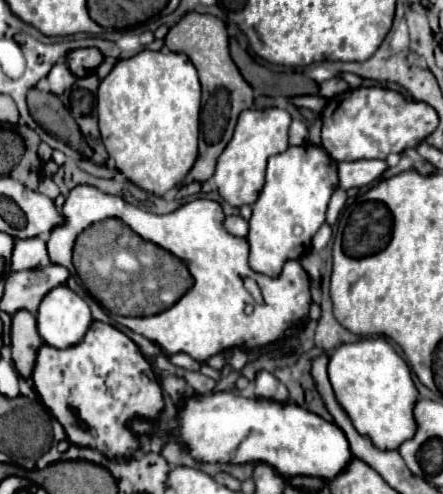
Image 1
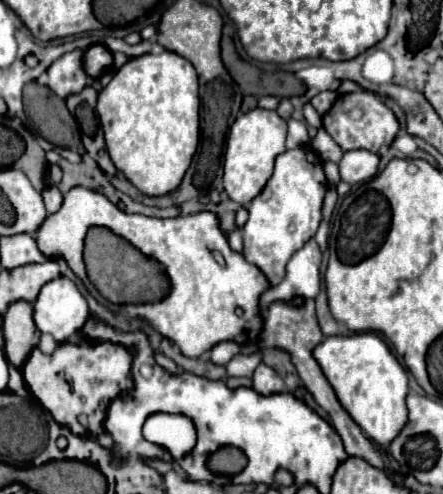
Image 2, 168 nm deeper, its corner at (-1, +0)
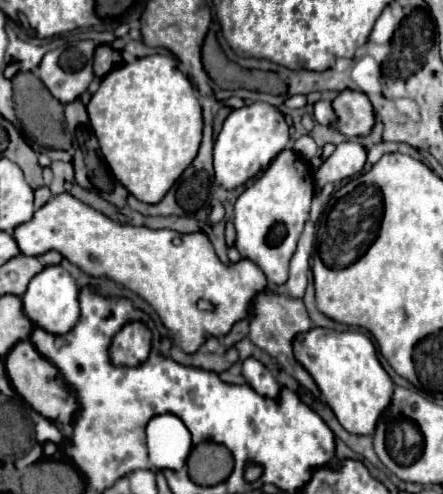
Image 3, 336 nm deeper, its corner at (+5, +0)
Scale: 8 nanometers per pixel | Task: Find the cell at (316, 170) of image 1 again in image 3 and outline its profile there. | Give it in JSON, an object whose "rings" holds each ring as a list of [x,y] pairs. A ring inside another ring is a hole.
{"rings":[[[283,150],[269,164],[269,168],[251,186],[247,186],[247,190],[241,192],[233,206],[233,224],[237,230],[235,248],[243,258],[255,262],[267,276],[269,284],[275,286],[285,284],[285,280],[289,278],[289,260],[295,252],[303,224],[309,218],[313,176],[307,168],[311,166],[301,156],[297,156],[293,150]]]}

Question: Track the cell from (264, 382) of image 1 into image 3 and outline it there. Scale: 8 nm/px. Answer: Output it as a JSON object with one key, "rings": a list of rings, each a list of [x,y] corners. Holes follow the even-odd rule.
{"rings":[[[247,358],[243,360],[243,376],[247,380],[247,384],[261,396],[267,398],[277,398],[281,386],[277,384],[277,380],[273,378],[273,374],[255,358]]]}

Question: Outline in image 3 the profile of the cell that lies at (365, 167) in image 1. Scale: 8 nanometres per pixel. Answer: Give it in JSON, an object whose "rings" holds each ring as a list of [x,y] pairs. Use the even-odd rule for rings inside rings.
{"rings":[[[345,140],[337,144],[335,152],[315,173],[316,192],[321,191],[327,183],[337,183],[339,180],[359,174],[365,166],[365,158],[365,148],[357,140]]]}

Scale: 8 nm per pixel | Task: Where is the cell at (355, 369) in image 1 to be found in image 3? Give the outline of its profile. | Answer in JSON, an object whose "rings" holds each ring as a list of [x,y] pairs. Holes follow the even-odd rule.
{"rings":[[[313,326],[309,332],[293,338],[293,354],[315,380],[323,400],[333,410],[339,424],[351,434],[373,434],[381,412],[389,406],[395,384],[383,370],[369,336],[357,330],[337,332]]]}

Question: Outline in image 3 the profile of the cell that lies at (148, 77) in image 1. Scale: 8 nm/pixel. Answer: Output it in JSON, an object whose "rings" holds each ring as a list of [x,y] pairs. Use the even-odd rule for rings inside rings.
{"rings":[[[169,55],[137,58],[109,72],[87,104],[93,132],[113,176],[145,204],[157,204],[197,156],[203,110],[187,76]]]}

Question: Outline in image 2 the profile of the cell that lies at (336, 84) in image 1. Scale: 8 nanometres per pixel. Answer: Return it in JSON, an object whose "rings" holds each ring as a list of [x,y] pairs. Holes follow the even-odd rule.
{"rings":[[[325,90],[325,92],[319,92],[317,96],[313,96],[309,102],[313,104],[313,108],[315,108],[319,114],[325,114],[325,112],[331,108],[331,104],[335,102],[335,98],[337,98],[337,92]]]}

